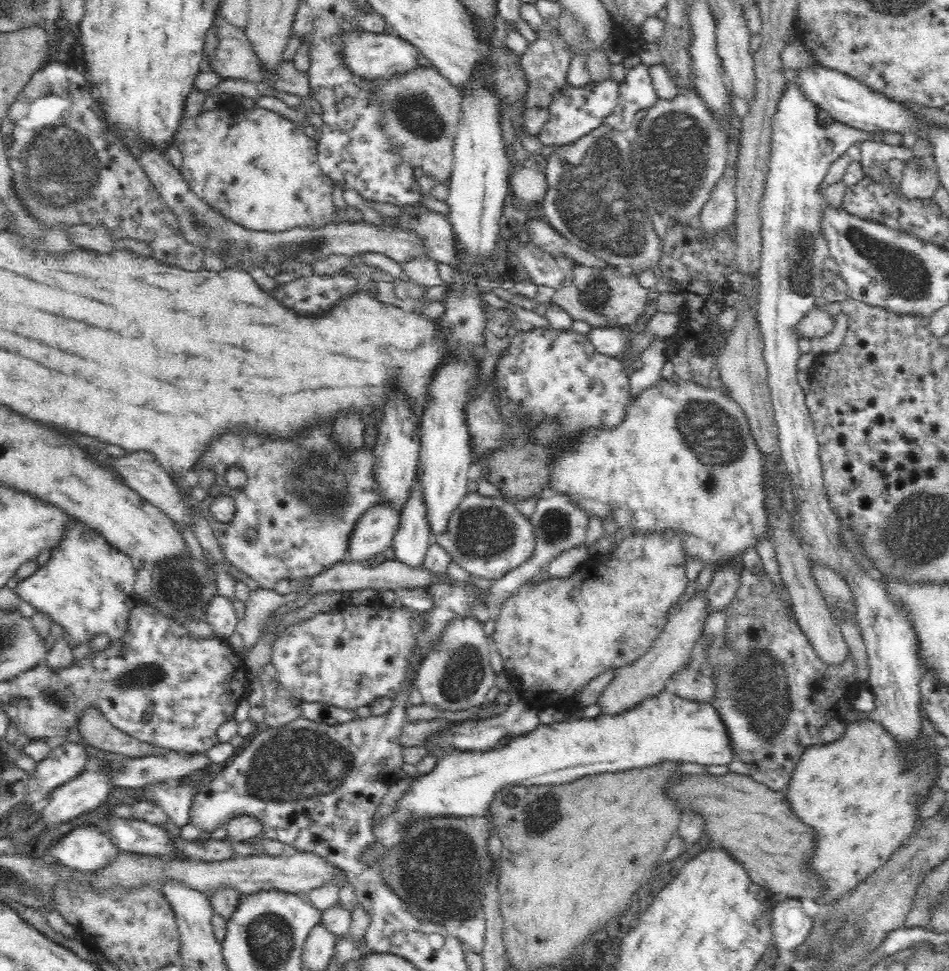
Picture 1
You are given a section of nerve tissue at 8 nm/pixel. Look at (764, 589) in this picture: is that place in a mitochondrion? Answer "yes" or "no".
no

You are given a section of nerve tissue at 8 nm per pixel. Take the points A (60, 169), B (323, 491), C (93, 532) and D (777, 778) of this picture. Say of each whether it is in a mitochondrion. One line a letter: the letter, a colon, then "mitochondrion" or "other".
A: mitochondrion
B: mitochondrion
C: other
D: other

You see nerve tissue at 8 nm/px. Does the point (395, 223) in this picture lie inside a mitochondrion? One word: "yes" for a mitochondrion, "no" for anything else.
no

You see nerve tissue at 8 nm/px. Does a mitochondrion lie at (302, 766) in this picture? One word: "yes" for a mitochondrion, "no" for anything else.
yes

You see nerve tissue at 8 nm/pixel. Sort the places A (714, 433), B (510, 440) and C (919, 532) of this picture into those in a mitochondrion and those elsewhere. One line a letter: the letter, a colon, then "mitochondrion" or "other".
A: mitochondrion
B: other
C: mitochondrion

